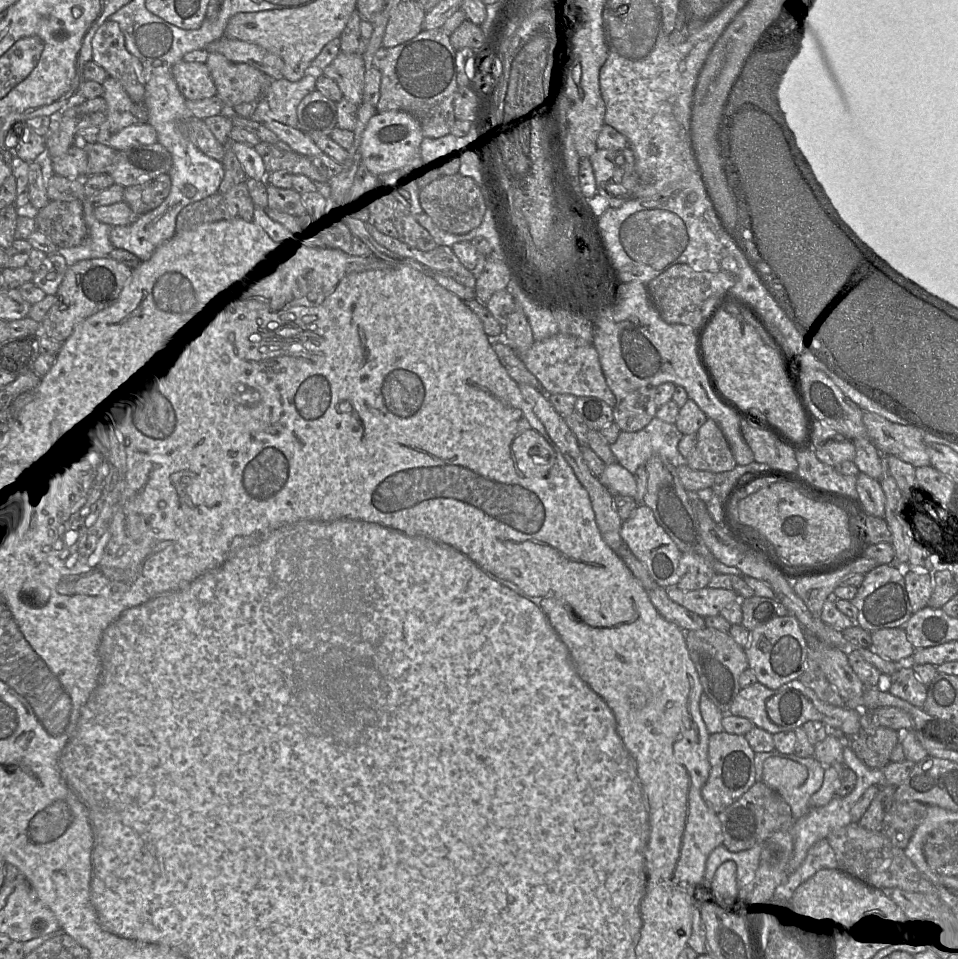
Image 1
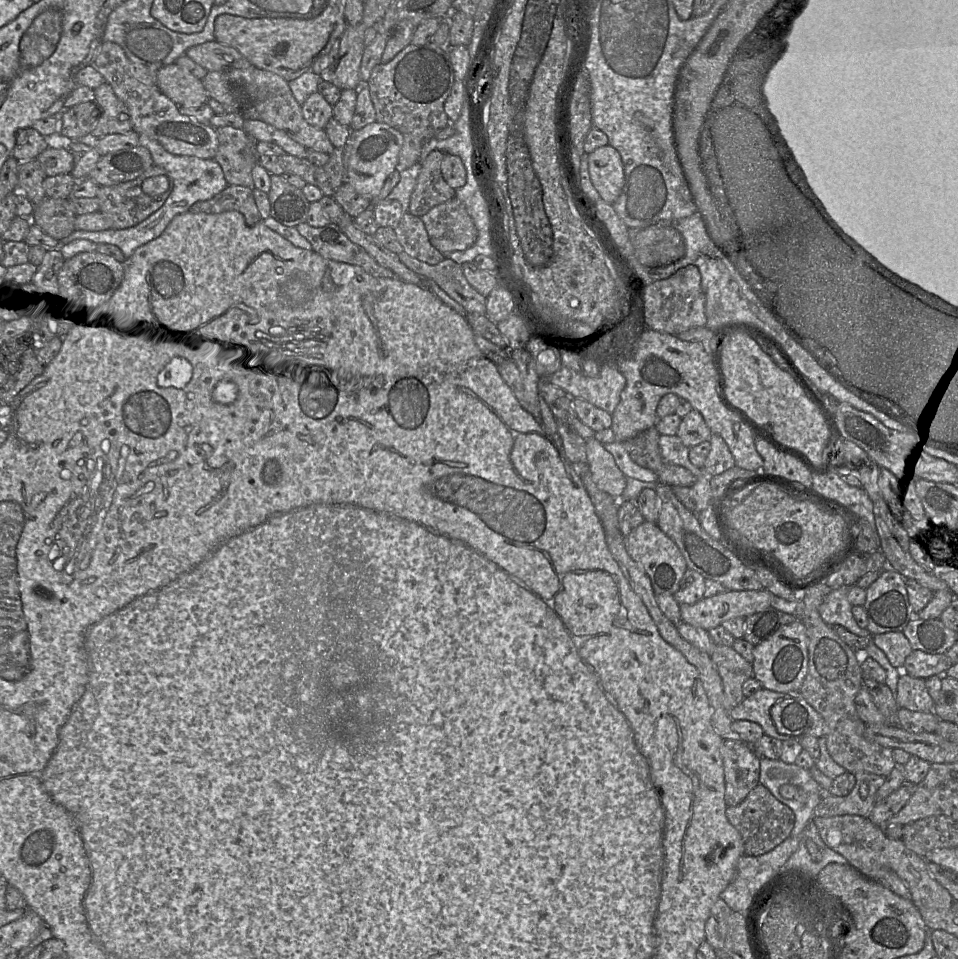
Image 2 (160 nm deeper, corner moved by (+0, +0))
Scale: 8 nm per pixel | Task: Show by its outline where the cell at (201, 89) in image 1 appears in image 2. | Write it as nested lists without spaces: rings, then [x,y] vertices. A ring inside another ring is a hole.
[[[175,62],[157,72],[156,87],[179,107],[197,107],[209,99],[202,80]]]

